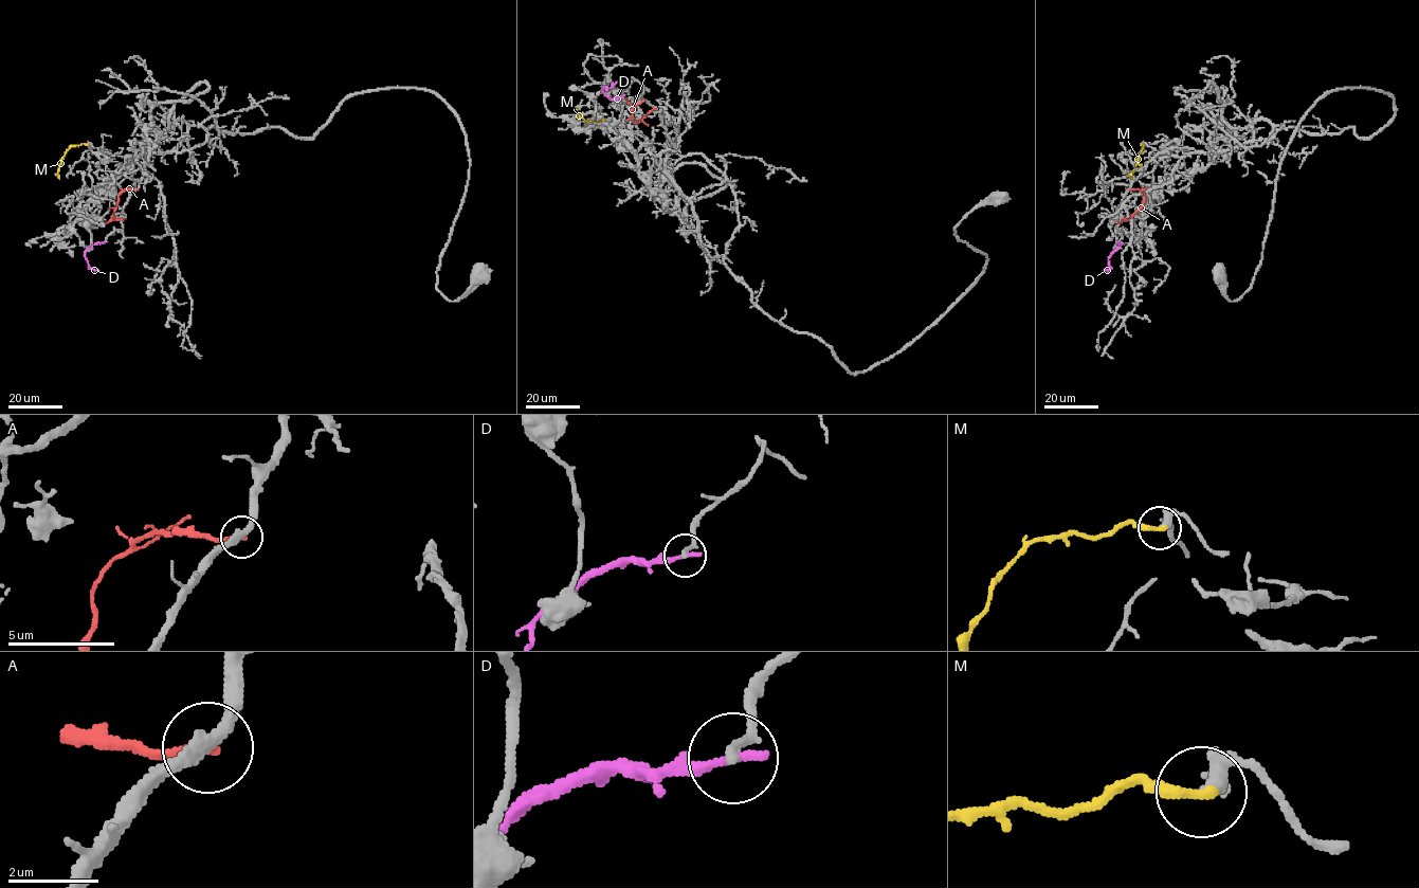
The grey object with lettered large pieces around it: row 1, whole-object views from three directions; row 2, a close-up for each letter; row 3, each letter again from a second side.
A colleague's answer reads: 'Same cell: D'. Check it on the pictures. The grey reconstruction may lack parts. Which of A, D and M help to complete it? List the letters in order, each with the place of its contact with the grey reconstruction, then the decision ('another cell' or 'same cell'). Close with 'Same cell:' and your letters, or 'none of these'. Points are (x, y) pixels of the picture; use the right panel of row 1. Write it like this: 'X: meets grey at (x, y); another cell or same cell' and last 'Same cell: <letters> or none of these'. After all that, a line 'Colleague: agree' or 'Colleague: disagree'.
A: meets grey at (1129, 189); another cell
D: meets grey at (1116, 242); another cell
M: meets grey at (1141, 144); same cell
Same cell: M
Colleague: disagree

